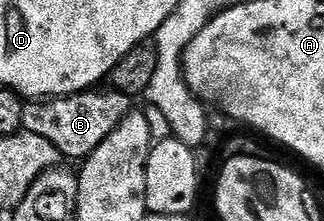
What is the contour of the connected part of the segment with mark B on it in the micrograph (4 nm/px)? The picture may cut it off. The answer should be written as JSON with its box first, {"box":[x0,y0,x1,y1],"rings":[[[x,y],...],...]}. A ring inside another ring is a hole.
{"box":[22,91,133,159],"rings":[[[85,91],[74,93],[70,97],[54,97],[51,99],[36,99],[25,104],[22,123],[23,132],[42,135],[42,139],[47,139],[58,147],[61,158],[77,157],[83,159],[106,139],[126,119],[128,113],[133,112],[133,98],[124,93],[107,91],[108,93],[96,93],[100,91]]]}

